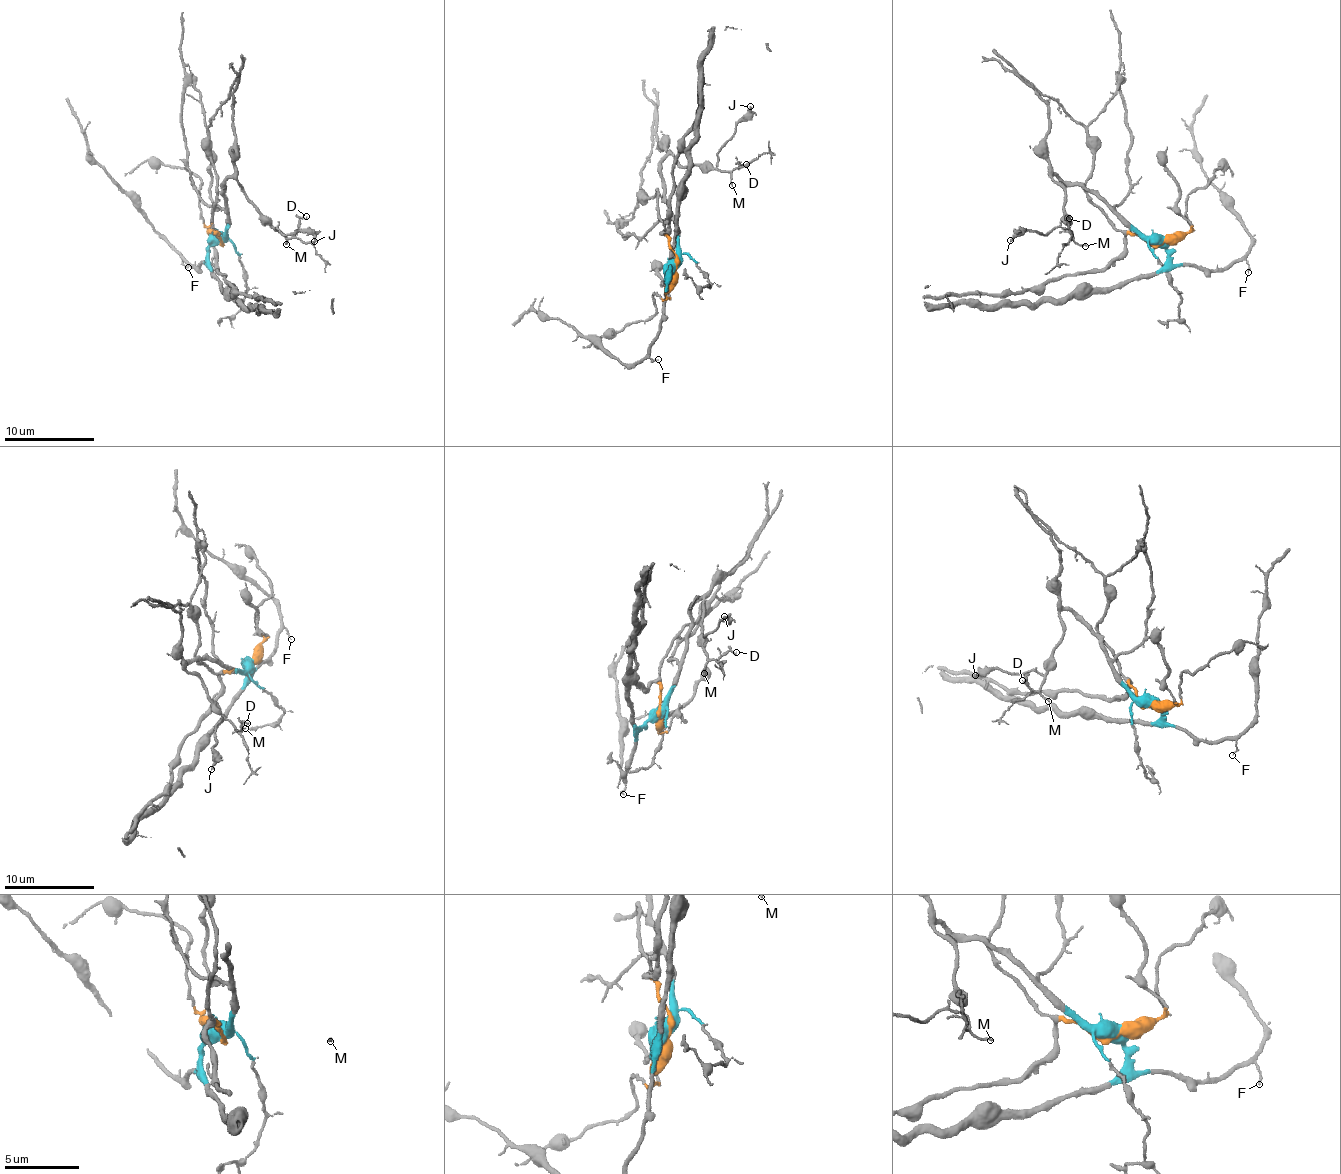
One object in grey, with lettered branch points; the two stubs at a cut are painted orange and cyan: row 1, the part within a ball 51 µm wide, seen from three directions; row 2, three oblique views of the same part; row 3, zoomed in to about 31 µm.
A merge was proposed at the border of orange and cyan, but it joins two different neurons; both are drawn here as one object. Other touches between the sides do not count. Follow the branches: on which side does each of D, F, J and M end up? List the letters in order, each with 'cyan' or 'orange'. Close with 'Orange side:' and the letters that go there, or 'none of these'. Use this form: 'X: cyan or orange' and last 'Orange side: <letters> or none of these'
D: cyan
F: cyan
J: cyan
M: cyan
Orange side: none of these

